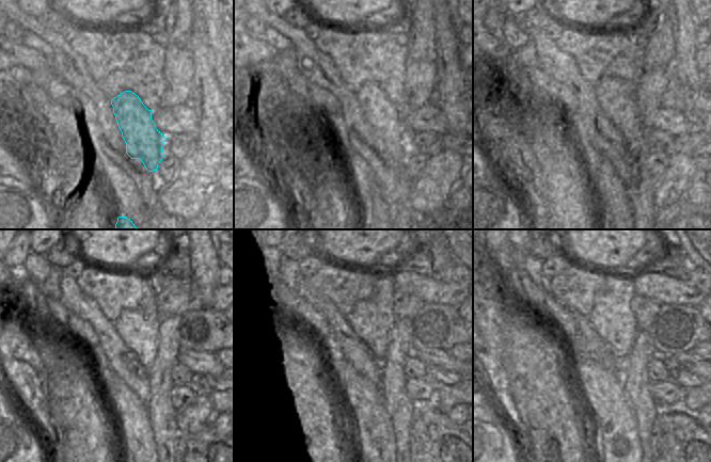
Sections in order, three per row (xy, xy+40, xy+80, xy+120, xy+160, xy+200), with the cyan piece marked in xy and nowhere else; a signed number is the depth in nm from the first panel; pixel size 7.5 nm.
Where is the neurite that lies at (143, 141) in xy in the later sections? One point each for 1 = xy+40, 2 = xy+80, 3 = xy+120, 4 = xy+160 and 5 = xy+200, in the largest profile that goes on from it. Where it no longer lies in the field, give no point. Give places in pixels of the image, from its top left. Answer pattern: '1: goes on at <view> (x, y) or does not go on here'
1: goes on at xy+40 (385, 118)
2: goes on at xy+80 (617, 97)
3: goes on at xy+120 (139, 330)
4: goes on at xy+160 (373, 320)
5: goes on at xy+200 (612, 318)

